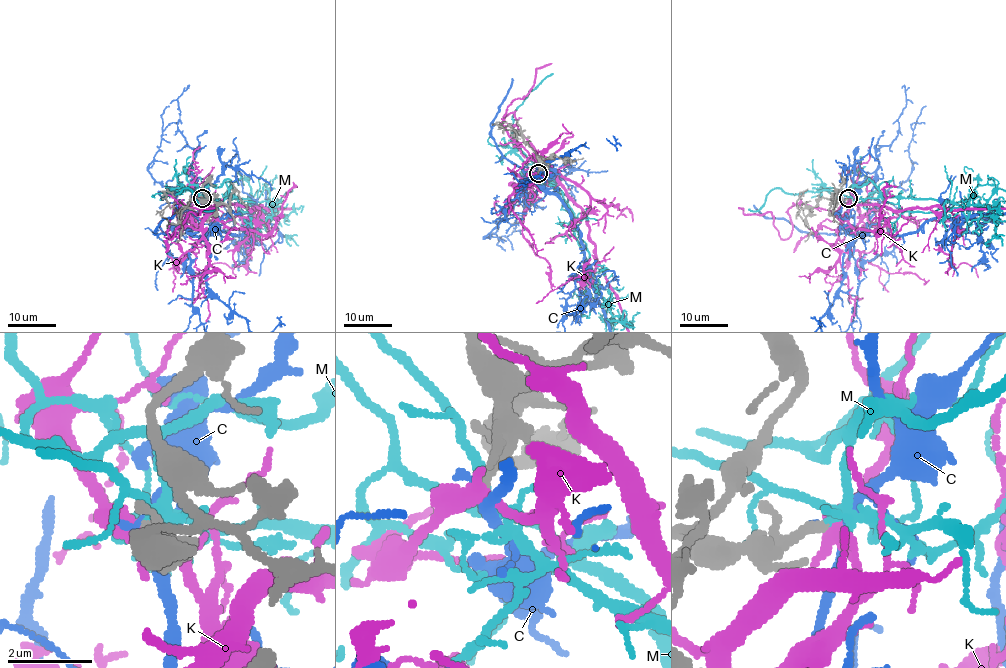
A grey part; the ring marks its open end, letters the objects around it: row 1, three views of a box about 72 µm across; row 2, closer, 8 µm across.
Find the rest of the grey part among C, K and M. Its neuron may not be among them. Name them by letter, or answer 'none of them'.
M

